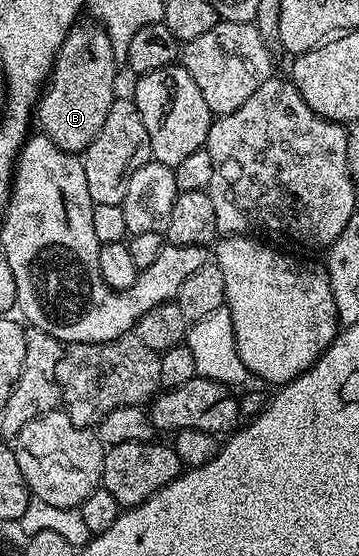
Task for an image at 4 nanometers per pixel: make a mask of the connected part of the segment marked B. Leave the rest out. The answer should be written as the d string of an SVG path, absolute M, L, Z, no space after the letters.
M98 22L91 24L76 23L74 29L65 38L61 50L55 56L55 64L47 77L46 85L40 95L37 105L37 124L40 124L42 135L48 136L61 150L81 154L97 138L101 126L105 126L105 118L109 114L109 106L117 99L115 92L115 59L117 53L107 31Z

